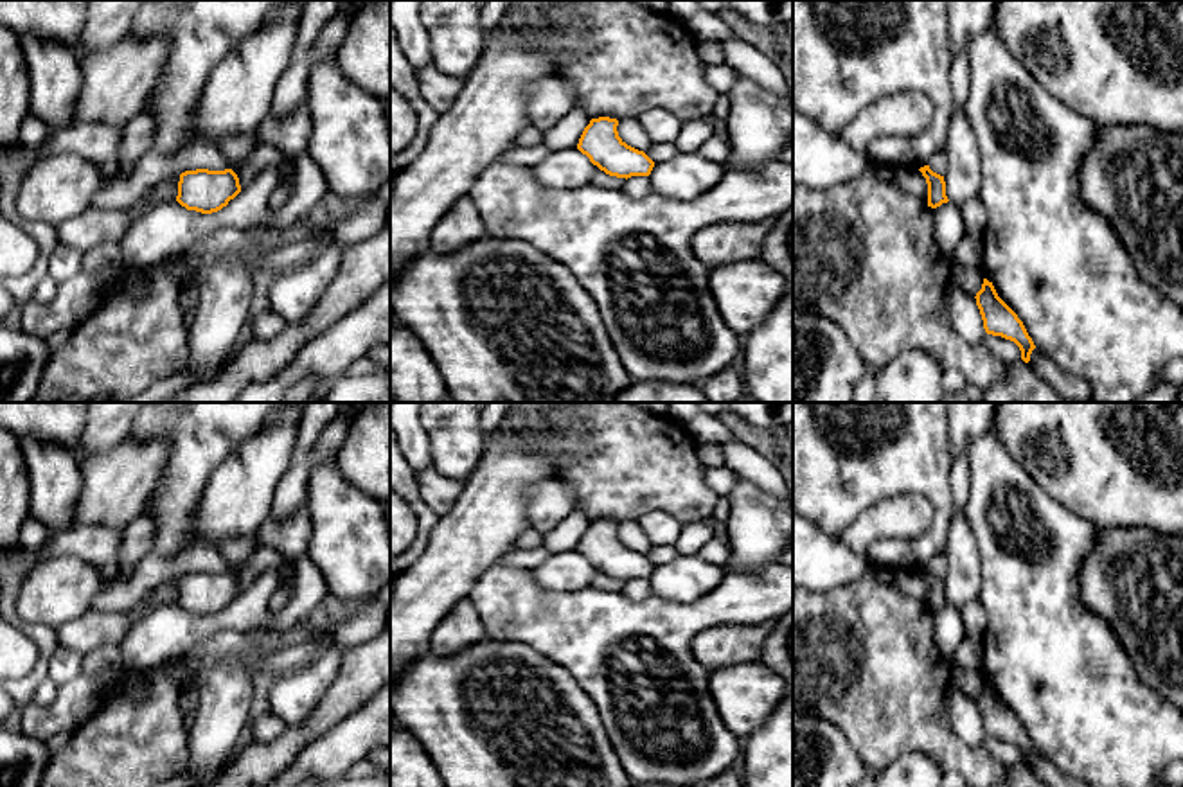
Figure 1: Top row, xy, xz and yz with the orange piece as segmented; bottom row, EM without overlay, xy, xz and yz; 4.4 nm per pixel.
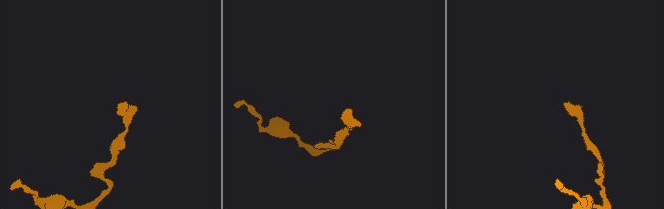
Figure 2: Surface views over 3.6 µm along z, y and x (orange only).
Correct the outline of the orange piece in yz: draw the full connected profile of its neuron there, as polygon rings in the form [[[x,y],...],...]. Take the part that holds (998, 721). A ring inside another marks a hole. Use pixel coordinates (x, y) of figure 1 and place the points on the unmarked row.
[[[983,681],[982,692],[974,701],[985,735],[1014,744],[1021,753],[1021,762],[1028,765],[1036,747],[1018,717],[998,699],[992,685]]]

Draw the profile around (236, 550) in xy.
[[[255,534],[236,537],[236,539],[223,539],[218,543],[216,550],[232,564],[243,562],[248,559],[261,544],[255,539]]]

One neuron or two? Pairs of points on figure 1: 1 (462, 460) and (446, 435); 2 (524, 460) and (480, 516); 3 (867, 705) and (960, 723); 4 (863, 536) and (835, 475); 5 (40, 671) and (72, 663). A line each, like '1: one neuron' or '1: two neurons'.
1: one neuron
2: one neuron
3: two neurons
4: two neurons
5: two neurons

